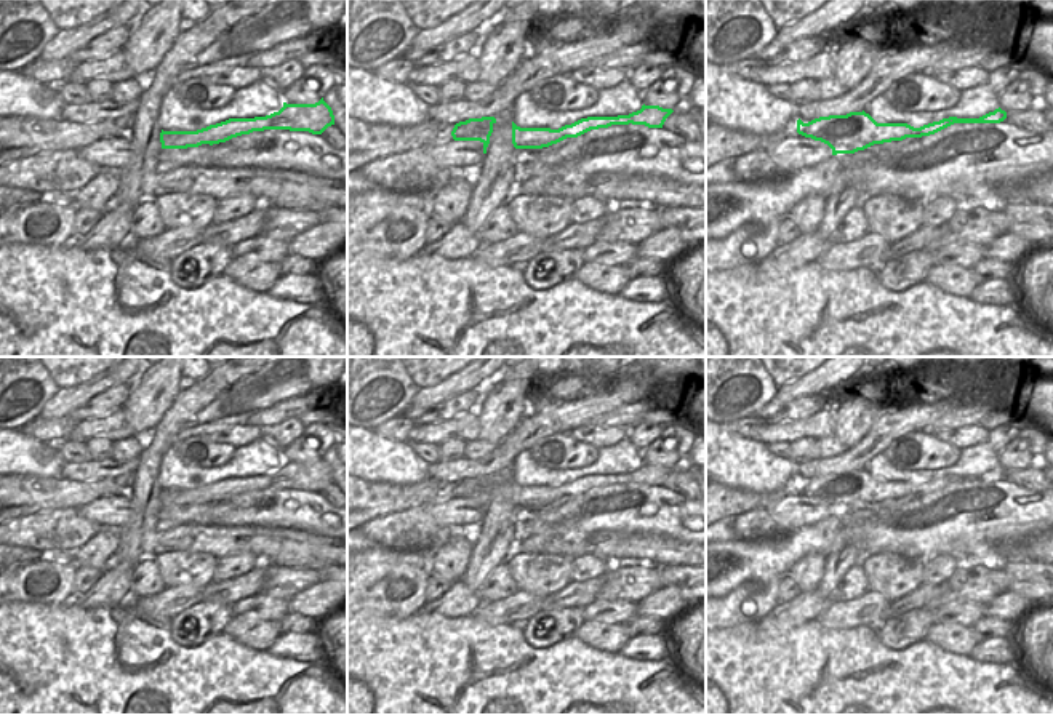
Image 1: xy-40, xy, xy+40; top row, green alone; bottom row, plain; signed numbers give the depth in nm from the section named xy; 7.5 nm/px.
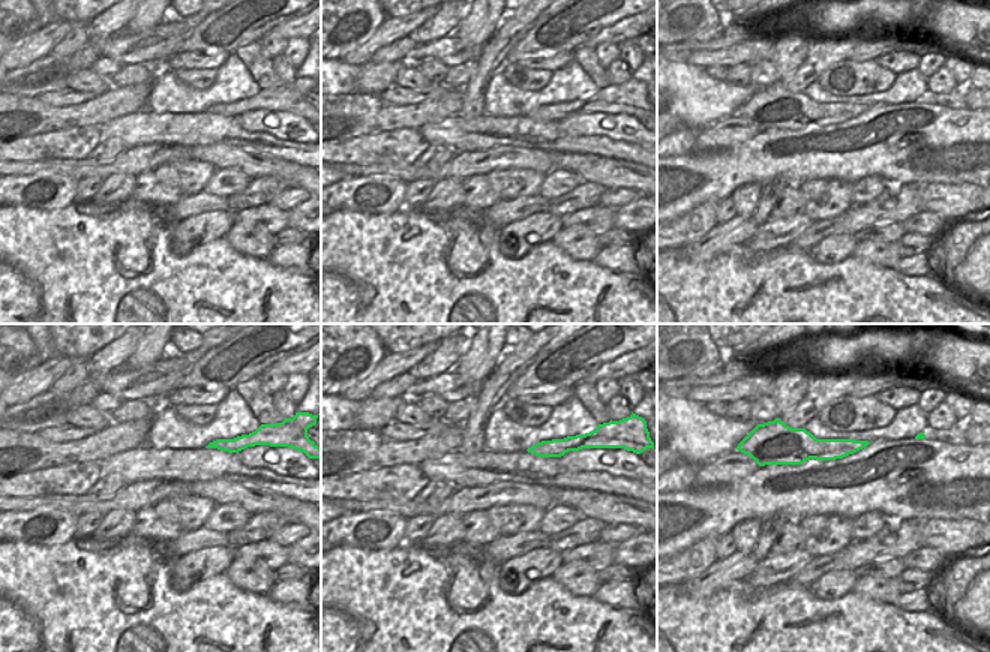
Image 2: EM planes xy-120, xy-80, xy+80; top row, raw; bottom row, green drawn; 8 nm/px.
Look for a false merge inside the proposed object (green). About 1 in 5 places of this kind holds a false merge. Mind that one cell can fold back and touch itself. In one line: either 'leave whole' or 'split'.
leave whole

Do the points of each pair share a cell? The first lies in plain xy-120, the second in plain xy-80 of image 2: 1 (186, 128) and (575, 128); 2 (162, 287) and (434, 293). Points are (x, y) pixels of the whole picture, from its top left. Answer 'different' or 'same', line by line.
1: different
2: same

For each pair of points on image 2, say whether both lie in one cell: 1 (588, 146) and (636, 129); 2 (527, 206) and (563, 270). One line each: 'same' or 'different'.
1: different
2: different

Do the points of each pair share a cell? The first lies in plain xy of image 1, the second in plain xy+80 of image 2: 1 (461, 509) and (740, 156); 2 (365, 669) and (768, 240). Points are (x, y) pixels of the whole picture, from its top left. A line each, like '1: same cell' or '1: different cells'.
1: different cells
2: different cells

